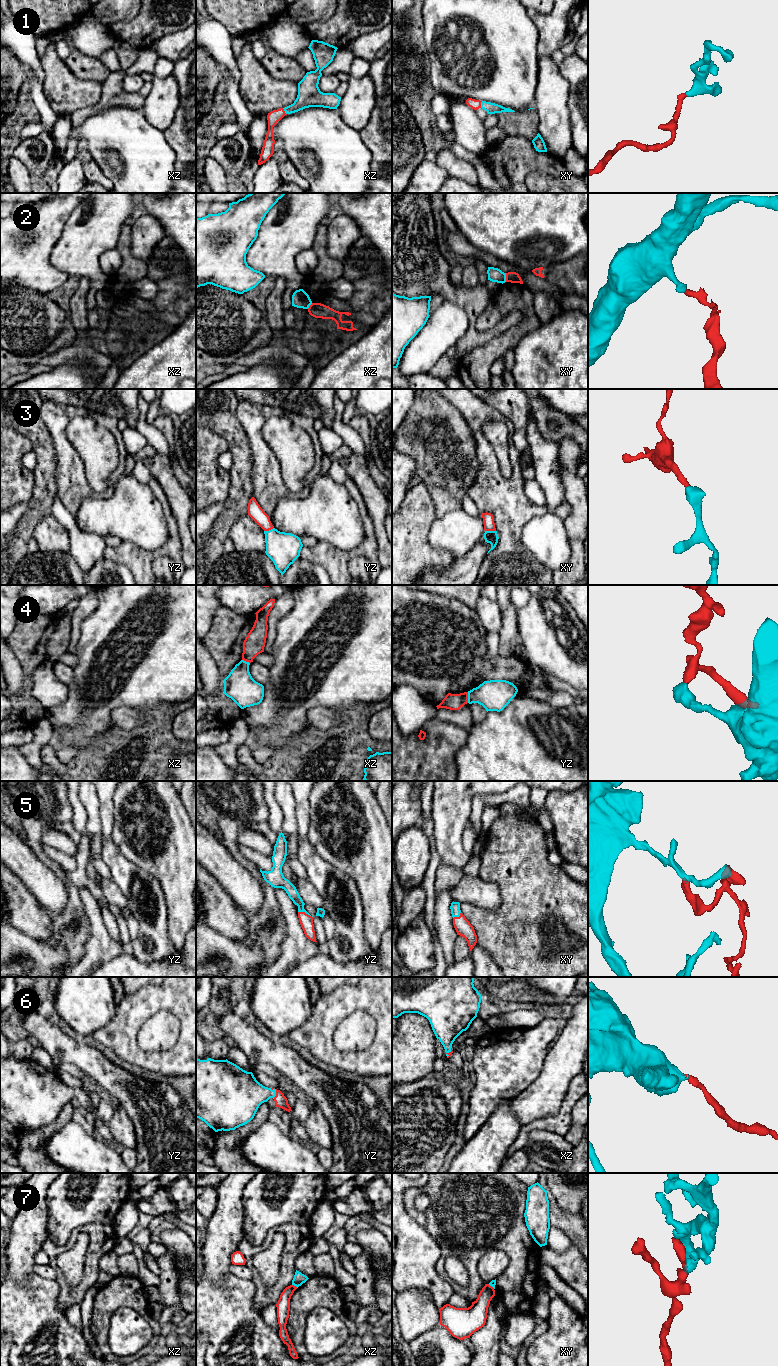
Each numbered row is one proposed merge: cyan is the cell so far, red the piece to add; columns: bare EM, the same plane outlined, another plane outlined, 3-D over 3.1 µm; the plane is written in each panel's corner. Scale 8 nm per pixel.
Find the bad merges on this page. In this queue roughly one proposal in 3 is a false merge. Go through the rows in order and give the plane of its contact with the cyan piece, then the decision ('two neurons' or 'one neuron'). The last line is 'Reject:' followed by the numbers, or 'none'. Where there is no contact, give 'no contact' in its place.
1: xy | one neuron
2: xy | two neurons
3: xy | one neuron
4: yz | two neurons
5: yz | one neuron
6: yz | one neuron
7: xz | two neurons
Reject: 2, 4, 7

